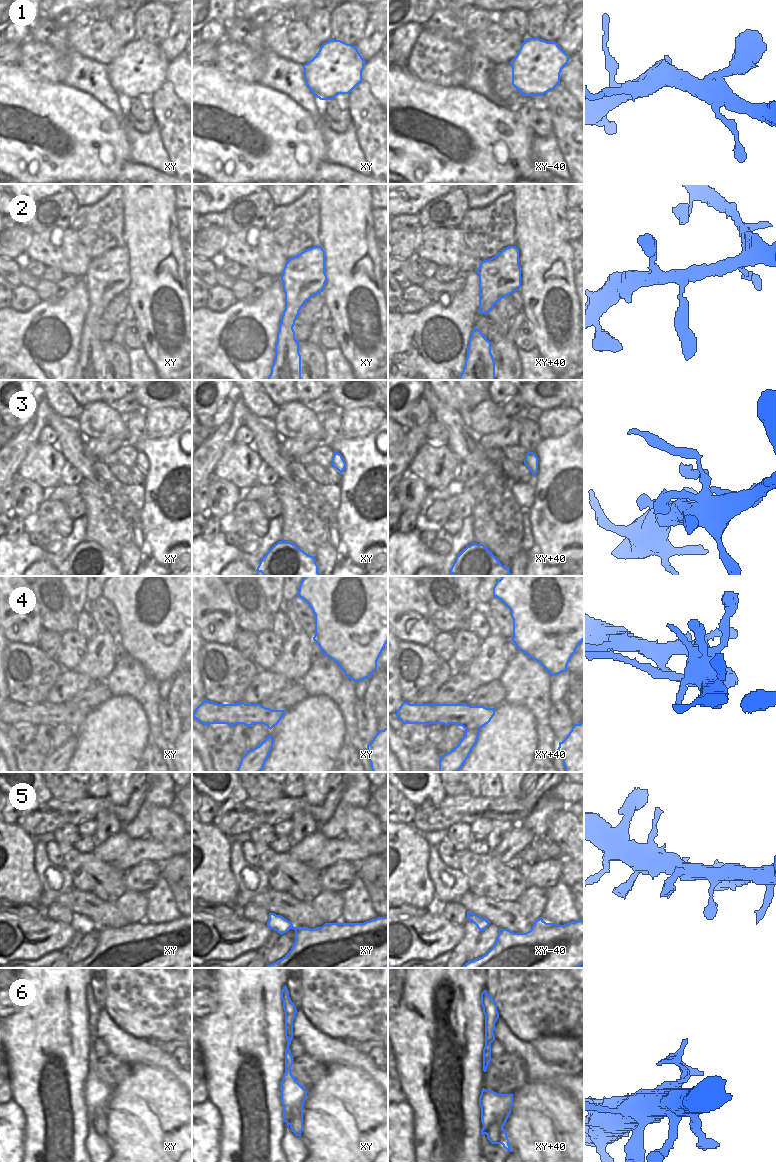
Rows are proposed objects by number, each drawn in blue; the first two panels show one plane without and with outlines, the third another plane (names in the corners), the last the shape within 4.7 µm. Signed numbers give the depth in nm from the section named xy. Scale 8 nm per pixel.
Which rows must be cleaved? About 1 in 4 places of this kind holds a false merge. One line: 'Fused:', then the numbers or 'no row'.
Fused: 4

